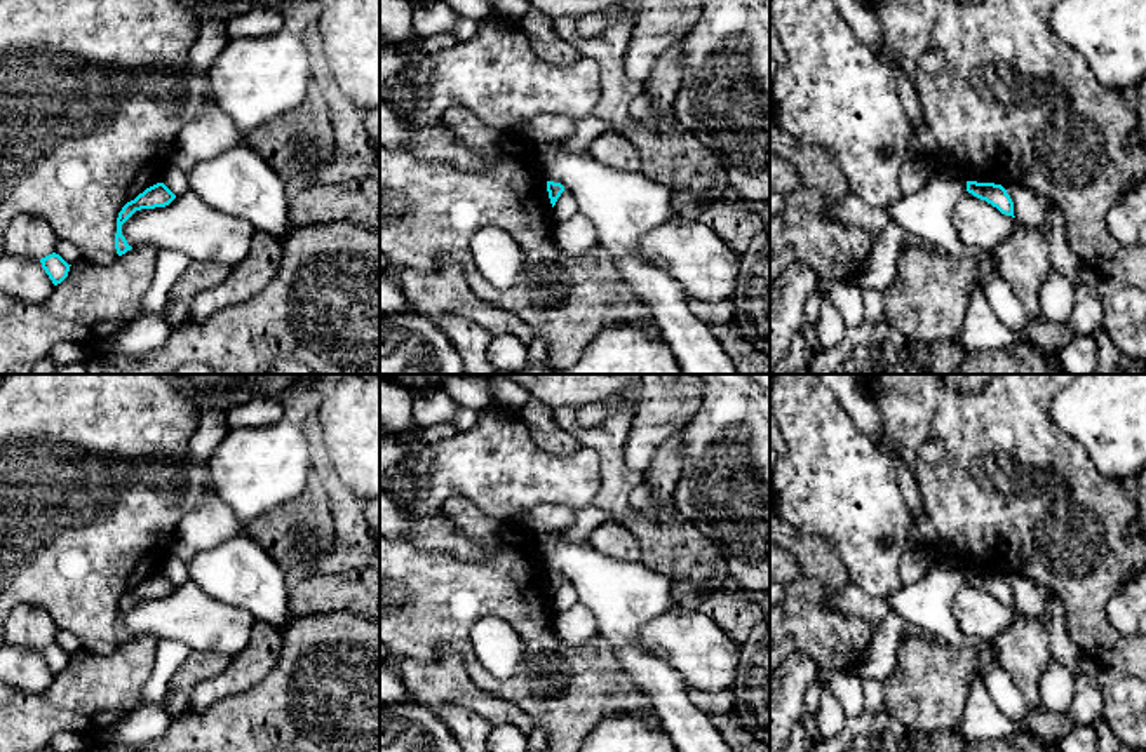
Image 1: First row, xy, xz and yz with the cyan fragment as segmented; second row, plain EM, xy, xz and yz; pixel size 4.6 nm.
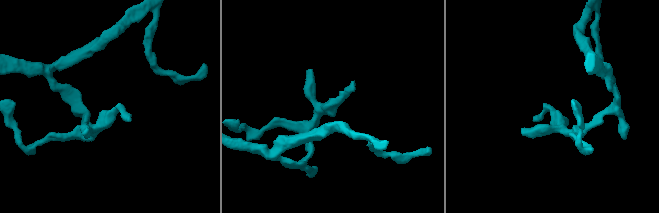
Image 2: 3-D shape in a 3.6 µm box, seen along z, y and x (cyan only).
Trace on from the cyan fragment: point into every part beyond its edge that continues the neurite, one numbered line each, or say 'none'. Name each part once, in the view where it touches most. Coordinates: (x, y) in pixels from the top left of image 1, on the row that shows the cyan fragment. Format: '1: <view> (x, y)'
none

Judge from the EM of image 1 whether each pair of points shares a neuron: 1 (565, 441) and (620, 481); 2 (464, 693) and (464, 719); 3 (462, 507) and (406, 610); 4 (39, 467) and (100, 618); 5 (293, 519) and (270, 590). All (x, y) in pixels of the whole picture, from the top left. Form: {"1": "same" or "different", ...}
{"1": "different", "2": "different", "3": "same", "4": "same", "5": "different"}

